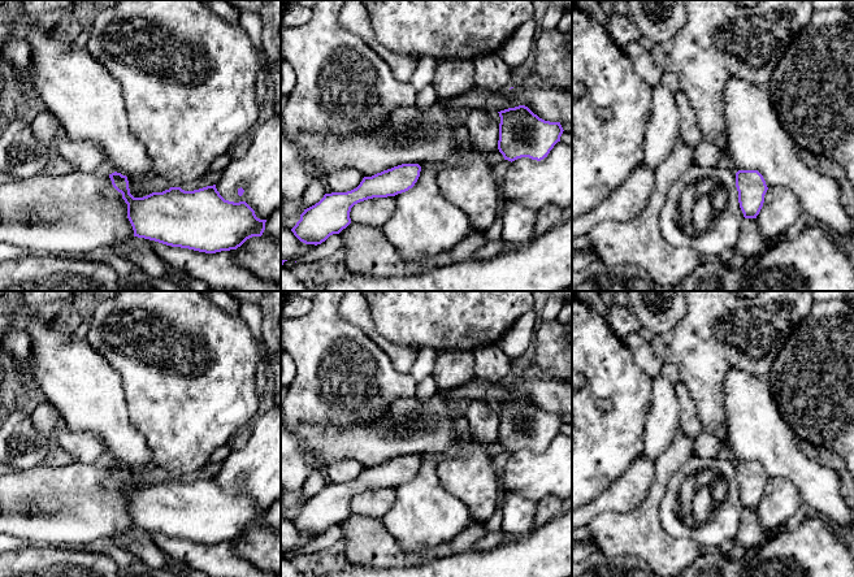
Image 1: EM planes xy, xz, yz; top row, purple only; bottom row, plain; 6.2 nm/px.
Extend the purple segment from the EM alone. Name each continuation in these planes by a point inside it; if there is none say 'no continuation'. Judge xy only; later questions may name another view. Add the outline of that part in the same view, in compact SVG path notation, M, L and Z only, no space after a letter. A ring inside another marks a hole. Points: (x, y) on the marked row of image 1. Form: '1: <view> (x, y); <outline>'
no continuation

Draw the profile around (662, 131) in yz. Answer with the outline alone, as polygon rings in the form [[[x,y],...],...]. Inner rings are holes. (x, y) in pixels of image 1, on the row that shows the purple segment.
[[[662,82],[651,88],[651,113],[643,140],[643,164],[653,172],[673,149],[680,133],[675,94]]]

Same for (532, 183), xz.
[[[558,142],[541,161],[529,157],[512,161],[500,182],[500,200],[536,211],[546,205],[556,205],[562,211],[572,207],[572,146]]]

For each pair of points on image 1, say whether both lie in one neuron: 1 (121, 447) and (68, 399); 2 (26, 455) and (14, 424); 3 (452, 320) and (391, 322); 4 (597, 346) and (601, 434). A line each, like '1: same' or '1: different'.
1: same
2: same
3: same
4: same

